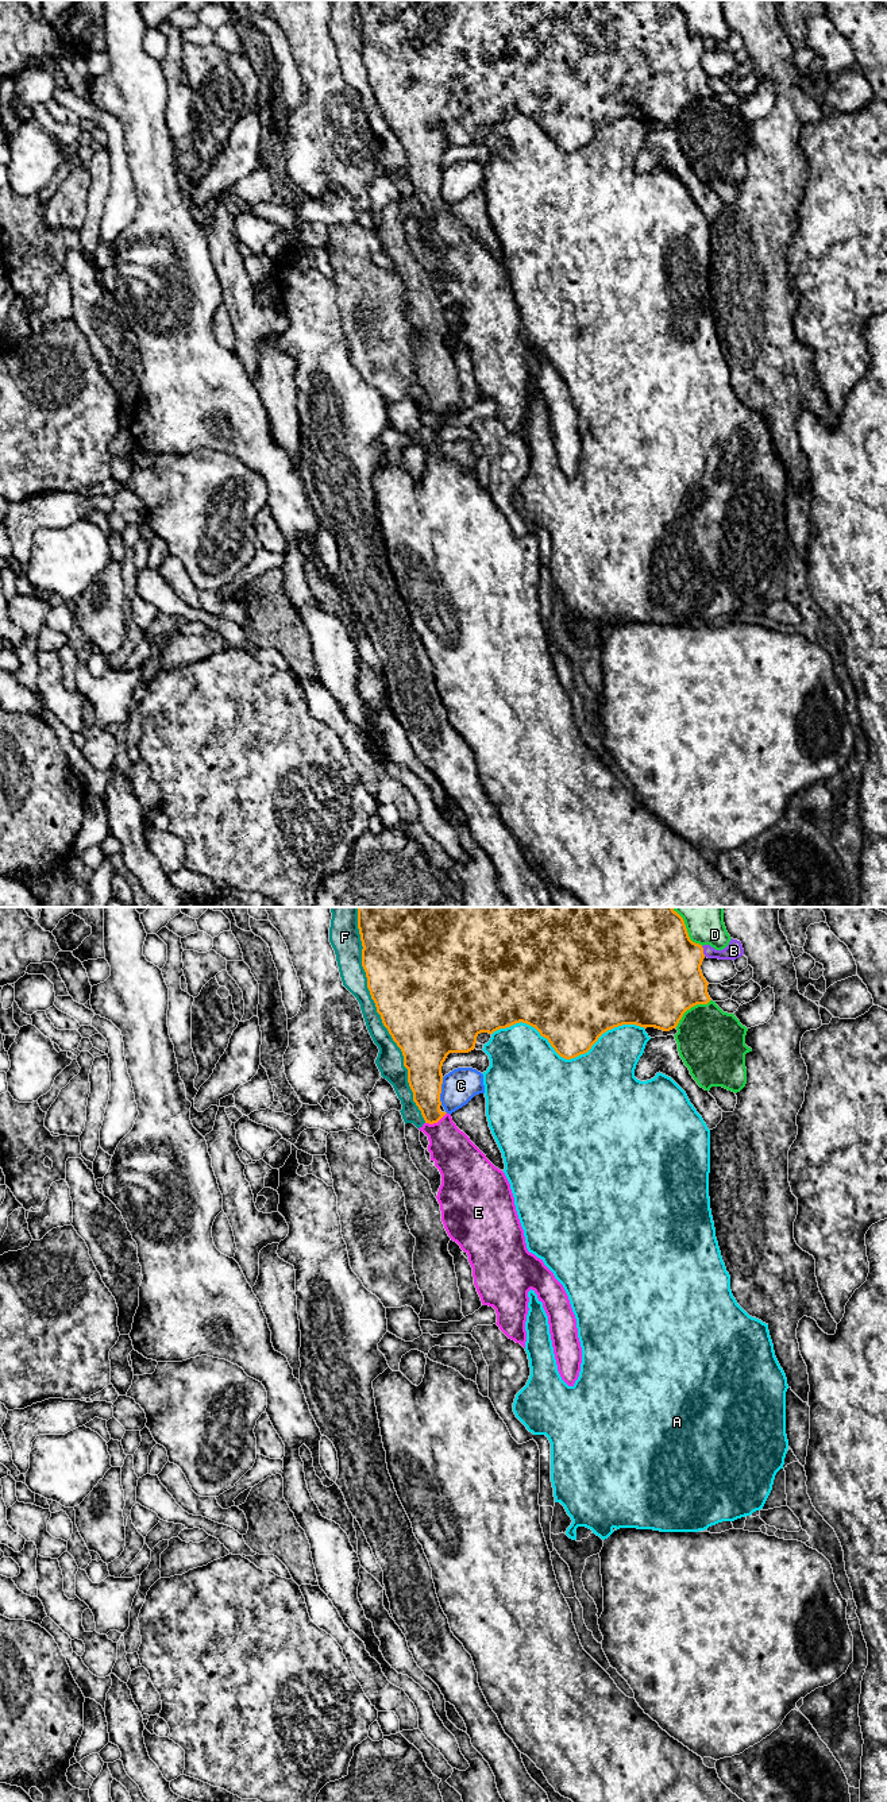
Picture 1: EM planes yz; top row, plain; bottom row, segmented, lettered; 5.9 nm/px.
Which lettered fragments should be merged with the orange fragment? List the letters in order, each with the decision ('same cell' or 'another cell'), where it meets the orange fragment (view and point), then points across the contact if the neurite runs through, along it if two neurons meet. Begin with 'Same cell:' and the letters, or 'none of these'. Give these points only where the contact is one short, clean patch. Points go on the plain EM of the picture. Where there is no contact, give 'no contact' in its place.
Same cell: E
A: another cell; meets orange in yz at (567, 151)
B: another cell; meets orange in yz at (702, 45)
C: another cell; meets orange in yz at (440, 184)
D: another cell; meets orange in yz at (690, 100)
E: same cell; meets orange in yz at (435, 215); runs through yz (425, 174), (427, 192), (435, 215), (455, 249)
F: another cell; meets orange in yz at (380, 107)

